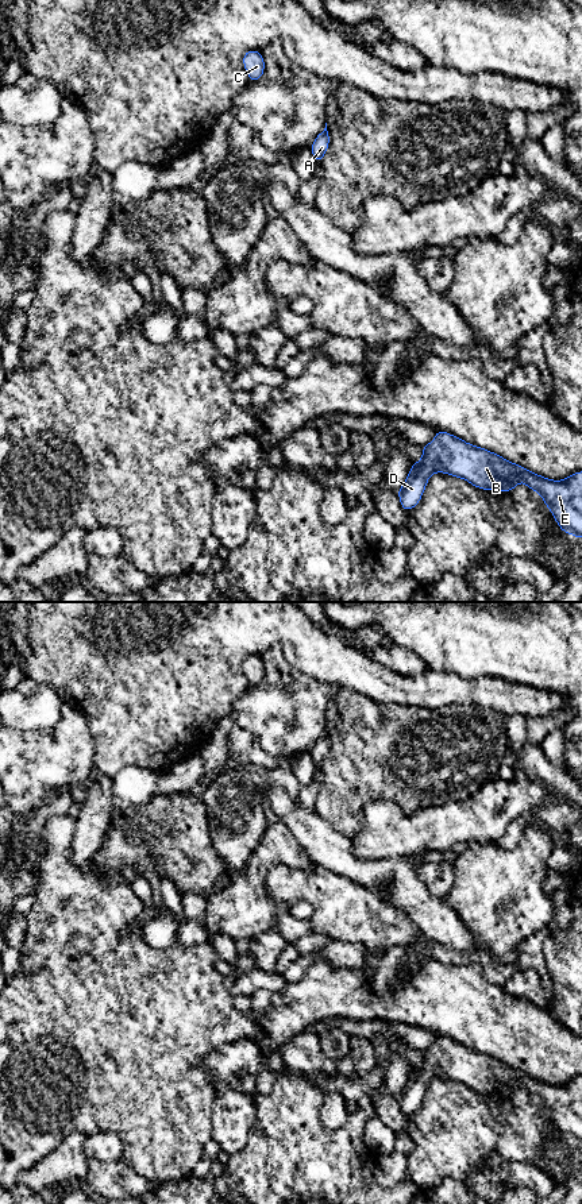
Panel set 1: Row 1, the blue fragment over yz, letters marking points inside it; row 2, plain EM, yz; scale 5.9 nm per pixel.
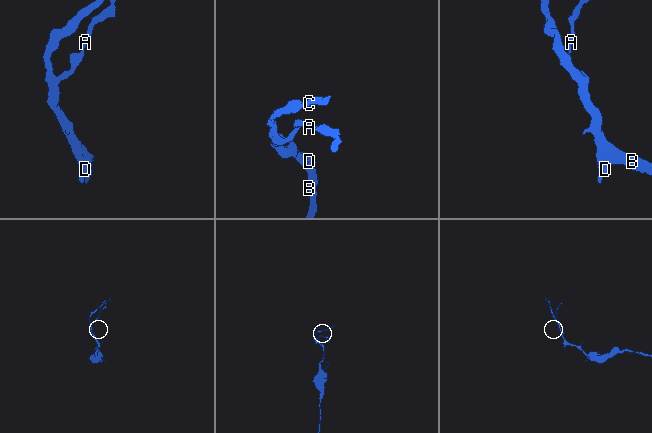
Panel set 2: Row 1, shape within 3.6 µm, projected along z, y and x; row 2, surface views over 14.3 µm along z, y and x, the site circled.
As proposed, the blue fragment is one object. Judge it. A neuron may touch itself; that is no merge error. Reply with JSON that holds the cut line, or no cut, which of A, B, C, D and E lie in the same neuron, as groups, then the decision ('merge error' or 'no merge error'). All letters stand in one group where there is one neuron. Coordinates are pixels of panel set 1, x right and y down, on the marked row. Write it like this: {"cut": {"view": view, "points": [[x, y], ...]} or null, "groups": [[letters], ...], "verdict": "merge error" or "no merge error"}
{"cut": null, "groups": [["A", "B", "C", "D", "E"]], "verdict": "no merge error"}

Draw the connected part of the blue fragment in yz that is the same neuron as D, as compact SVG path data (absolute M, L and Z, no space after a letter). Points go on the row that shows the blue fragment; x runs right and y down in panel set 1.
M439 429L436 437L421 449L421 460L412 464L397 491L405 512L420 502L433 472L462 478L483 490L512 491L519 482L524 482L543 497L563 532L582 539L582 471L563 481L547 479Z

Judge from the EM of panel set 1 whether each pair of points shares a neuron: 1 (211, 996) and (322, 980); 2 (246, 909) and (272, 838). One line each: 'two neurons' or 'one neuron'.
1: two neurons
2: one neuron

